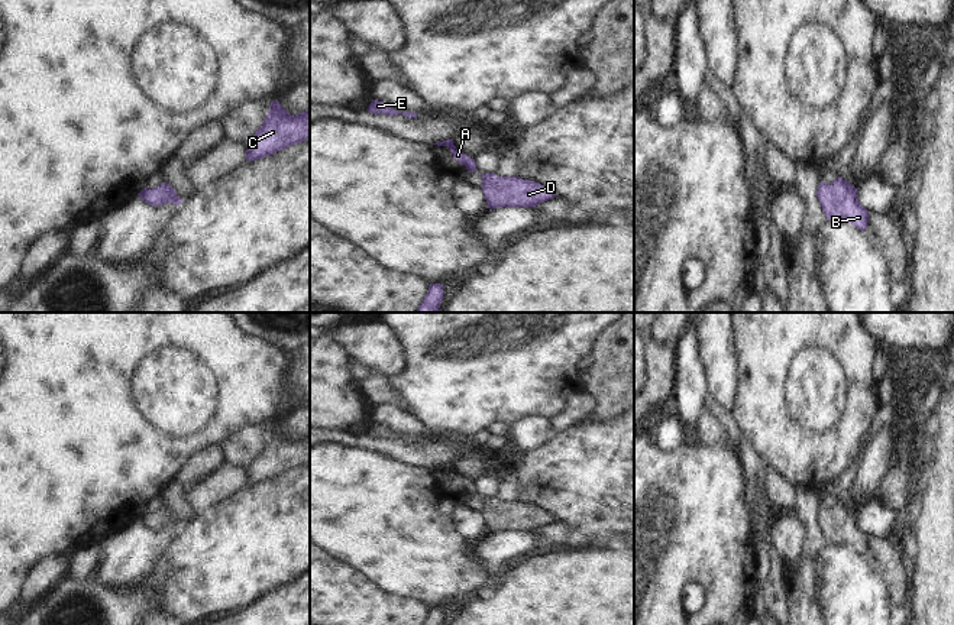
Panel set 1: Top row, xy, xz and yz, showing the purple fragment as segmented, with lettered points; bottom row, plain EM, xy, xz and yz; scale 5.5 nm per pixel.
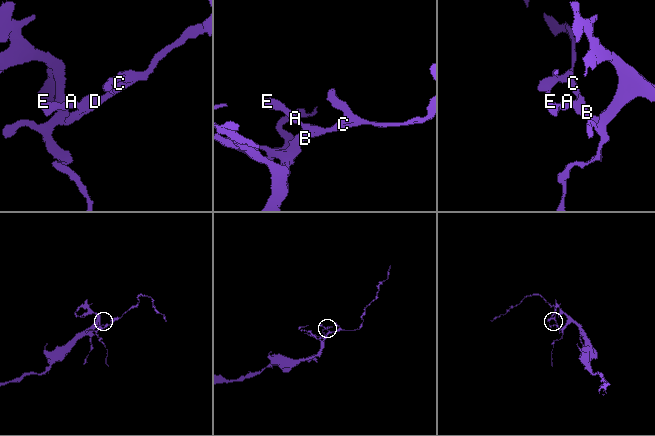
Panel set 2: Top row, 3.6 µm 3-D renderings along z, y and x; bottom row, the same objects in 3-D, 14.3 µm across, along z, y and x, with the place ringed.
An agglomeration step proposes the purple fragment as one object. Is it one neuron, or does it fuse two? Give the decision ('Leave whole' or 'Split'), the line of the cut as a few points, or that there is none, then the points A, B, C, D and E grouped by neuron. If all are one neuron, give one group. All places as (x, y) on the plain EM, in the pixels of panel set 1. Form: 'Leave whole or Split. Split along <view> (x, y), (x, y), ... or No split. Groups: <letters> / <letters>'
Leave whole. No split. Groups: A B C D E

